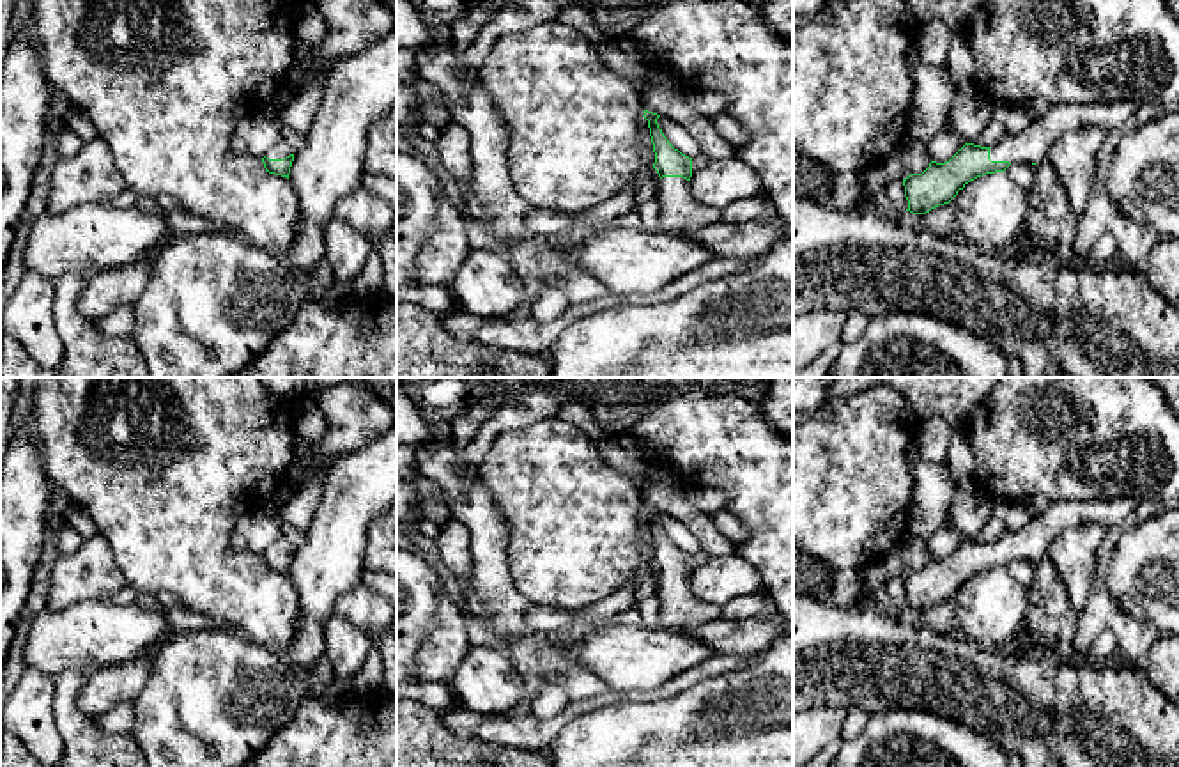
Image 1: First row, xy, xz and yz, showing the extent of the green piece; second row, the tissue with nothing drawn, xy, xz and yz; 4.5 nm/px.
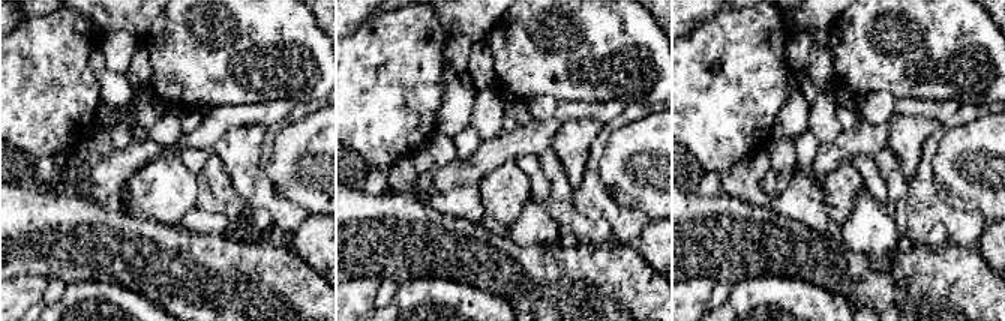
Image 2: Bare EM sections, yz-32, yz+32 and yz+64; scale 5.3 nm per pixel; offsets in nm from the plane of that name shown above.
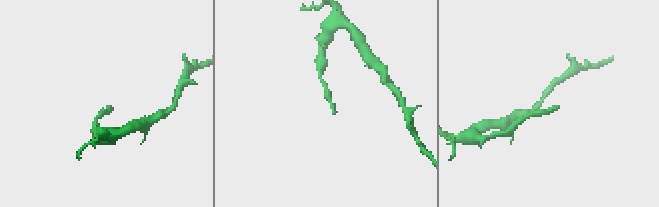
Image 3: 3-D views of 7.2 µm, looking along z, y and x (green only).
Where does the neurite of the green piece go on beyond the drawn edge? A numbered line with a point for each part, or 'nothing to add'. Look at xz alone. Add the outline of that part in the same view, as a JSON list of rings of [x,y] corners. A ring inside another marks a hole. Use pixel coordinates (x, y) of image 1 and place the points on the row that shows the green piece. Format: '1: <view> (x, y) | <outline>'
1: xz (680, 211) | [[[662,177],[657,197],[660,200],[659,232],[662,234],[697,230],[720,220],[720,209],[699,204],[683,177]]]

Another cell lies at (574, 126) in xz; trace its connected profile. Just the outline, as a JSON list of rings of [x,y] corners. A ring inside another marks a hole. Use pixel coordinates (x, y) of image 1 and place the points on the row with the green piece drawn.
[[[556,19],[503,34],[478,73],[510,129],[506,161],[515,191],[529,207],[575,216],[630,186],[639,188],[653,174],[641,161],[639,120],[643,97],[636,85],[611,73],[595,44],[577,28]]]

